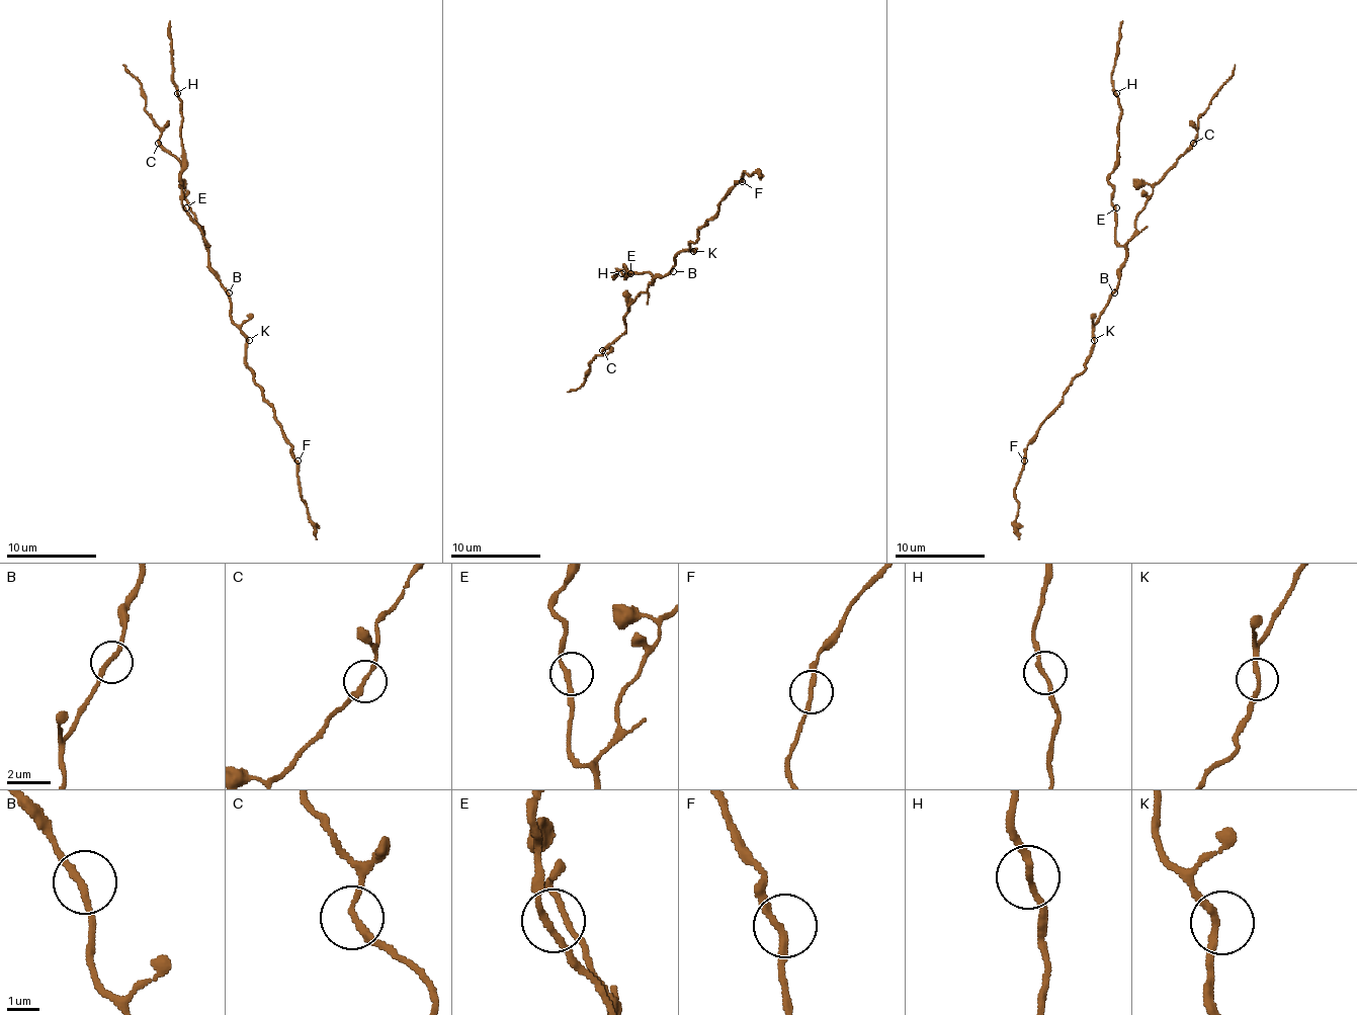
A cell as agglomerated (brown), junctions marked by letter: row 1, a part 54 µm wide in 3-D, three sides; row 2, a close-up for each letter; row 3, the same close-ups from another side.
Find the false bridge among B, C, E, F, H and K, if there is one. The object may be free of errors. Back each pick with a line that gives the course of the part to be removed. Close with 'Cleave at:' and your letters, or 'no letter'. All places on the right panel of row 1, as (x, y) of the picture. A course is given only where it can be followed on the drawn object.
Cleave at: no letter

